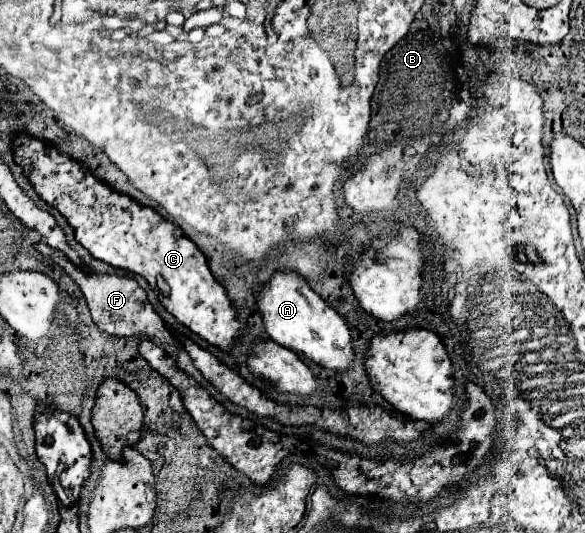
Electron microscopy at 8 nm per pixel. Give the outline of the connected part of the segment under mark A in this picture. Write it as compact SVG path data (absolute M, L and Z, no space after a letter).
M275 273L273 279L259 291L257 301L265 329L275 343L295 353L303 353L309 361L321 365L323 369L337 373L351 369L355 351L349 327L345 325L343 317L331 309L315 291L311 291L297 273Z

